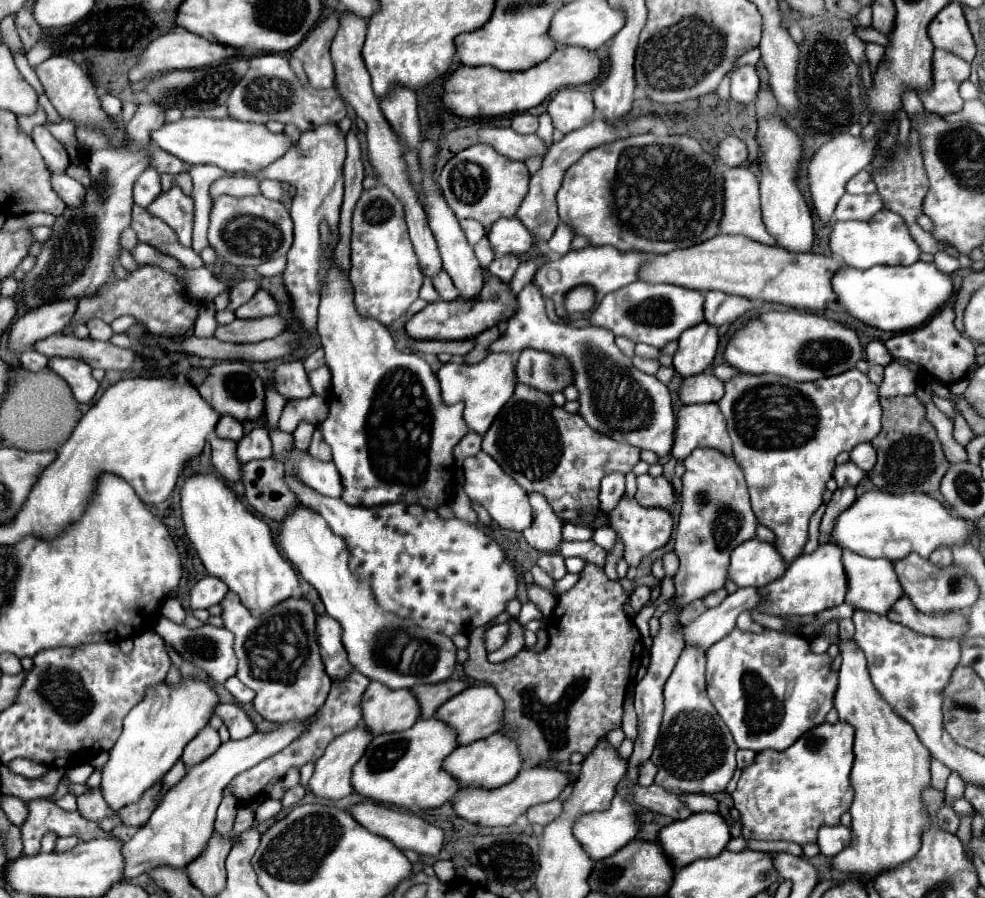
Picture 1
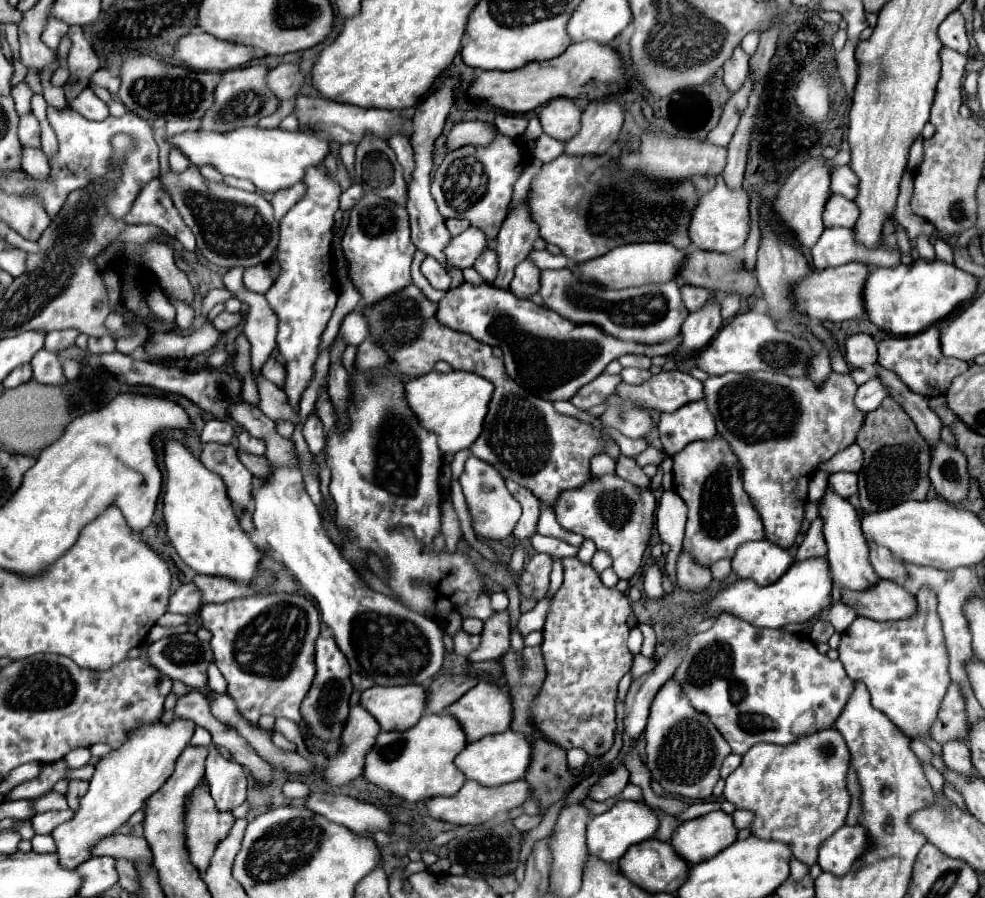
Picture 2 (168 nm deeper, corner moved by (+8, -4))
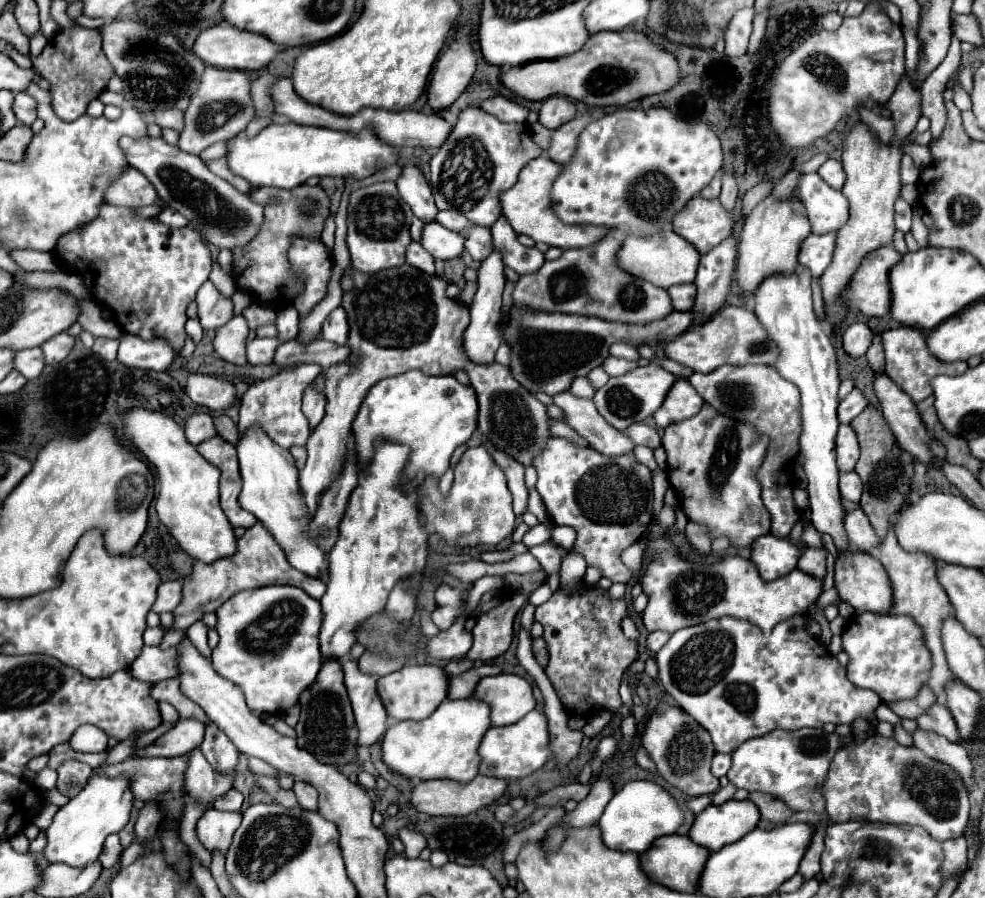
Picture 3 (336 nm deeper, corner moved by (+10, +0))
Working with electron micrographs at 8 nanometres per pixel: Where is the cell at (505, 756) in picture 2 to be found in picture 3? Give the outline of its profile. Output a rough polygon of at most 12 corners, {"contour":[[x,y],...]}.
{"contour":[[544,712],[494,726],[480,744],[480,774],[524,778],[548,758]]}

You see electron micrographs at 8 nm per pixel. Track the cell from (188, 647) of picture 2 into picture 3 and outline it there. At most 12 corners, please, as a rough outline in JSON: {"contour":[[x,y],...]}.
{"contour":[[144,646],[130,674],[142,682],[178,676],[176,648]]}

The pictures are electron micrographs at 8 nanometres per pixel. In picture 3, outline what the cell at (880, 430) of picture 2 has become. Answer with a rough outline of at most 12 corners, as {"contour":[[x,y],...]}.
{"contour":[[878,408],[850,422],[860,442],[860,508],[884,540],[912,490],[914,458]]}

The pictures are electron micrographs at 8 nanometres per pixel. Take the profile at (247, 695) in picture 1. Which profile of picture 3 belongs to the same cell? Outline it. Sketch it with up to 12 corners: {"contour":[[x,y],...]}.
{"contour":[[196,622],[186,630],[194,646],[210,656],[206,642],[208,626],[204,622]]}

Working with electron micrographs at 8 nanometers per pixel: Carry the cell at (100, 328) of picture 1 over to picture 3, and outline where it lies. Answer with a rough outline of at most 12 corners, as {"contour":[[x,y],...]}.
{"contour":[[96,338],[92,350],[104,360],[116,360],[118,340]]}

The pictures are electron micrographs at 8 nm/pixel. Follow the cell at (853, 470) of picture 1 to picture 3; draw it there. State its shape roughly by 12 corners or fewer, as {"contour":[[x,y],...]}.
{"contour":[[856,472],[840,474],[842,498],[858,504],[862,480]]}

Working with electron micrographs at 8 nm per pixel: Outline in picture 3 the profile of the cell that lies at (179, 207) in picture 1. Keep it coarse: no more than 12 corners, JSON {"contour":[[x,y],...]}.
{"contour":[[128,166],[104,200],[130,208],[166,204],[154,186]]}

